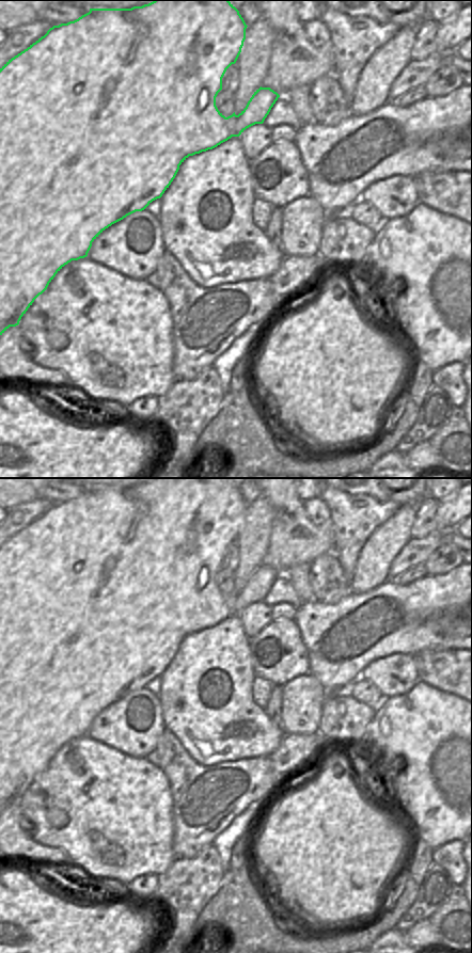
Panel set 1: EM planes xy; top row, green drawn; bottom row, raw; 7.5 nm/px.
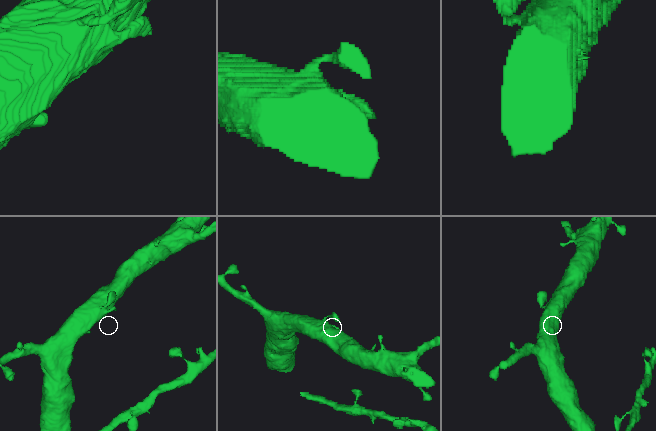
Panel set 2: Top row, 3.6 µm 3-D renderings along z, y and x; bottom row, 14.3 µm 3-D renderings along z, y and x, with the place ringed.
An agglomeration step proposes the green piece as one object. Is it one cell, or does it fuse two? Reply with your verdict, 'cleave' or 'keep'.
keep

